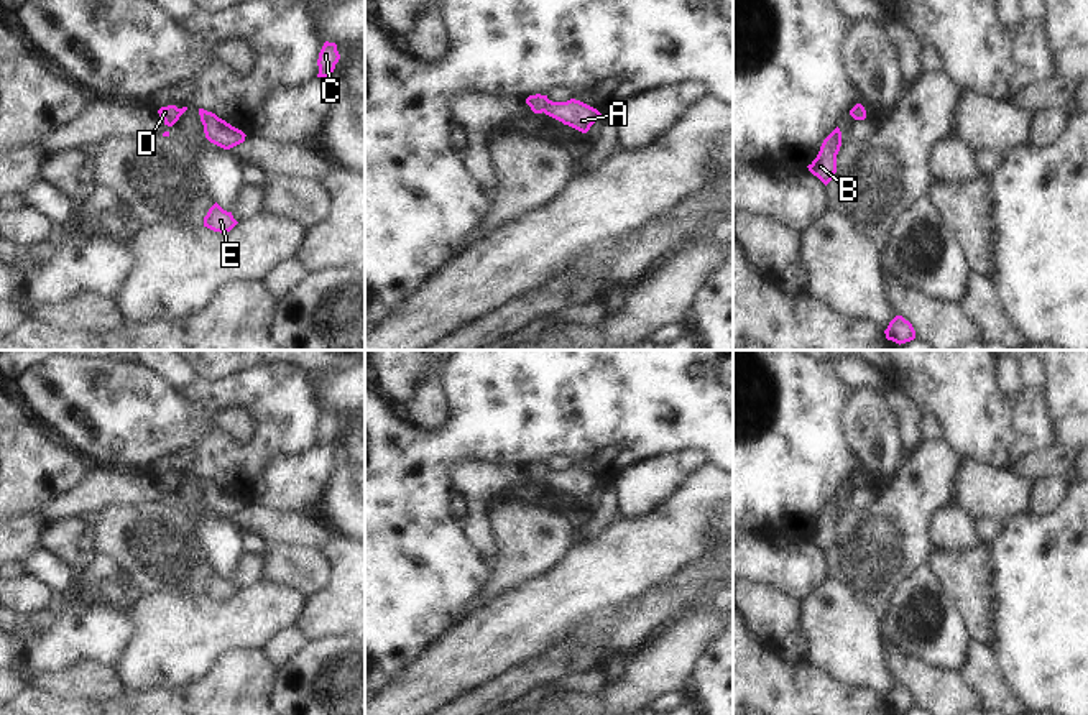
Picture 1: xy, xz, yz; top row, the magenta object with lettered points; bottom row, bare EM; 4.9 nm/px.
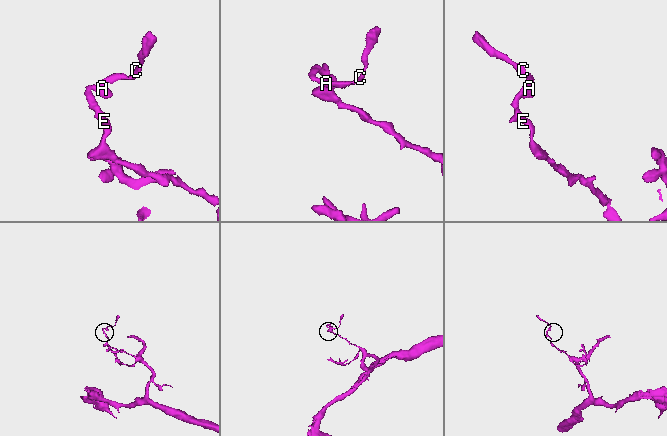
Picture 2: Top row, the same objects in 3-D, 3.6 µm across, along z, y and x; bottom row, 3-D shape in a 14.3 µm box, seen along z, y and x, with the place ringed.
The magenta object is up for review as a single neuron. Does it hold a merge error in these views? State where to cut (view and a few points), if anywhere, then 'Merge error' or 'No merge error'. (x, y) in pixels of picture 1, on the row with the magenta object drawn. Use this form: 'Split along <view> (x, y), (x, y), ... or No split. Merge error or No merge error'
No split. No merge error.

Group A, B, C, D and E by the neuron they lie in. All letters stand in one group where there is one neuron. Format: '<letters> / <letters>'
A B C D E

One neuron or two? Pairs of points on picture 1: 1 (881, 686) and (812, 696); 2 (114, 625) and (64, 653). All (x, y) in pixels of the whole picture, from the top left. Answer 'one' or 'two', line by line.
1: two
2: one

